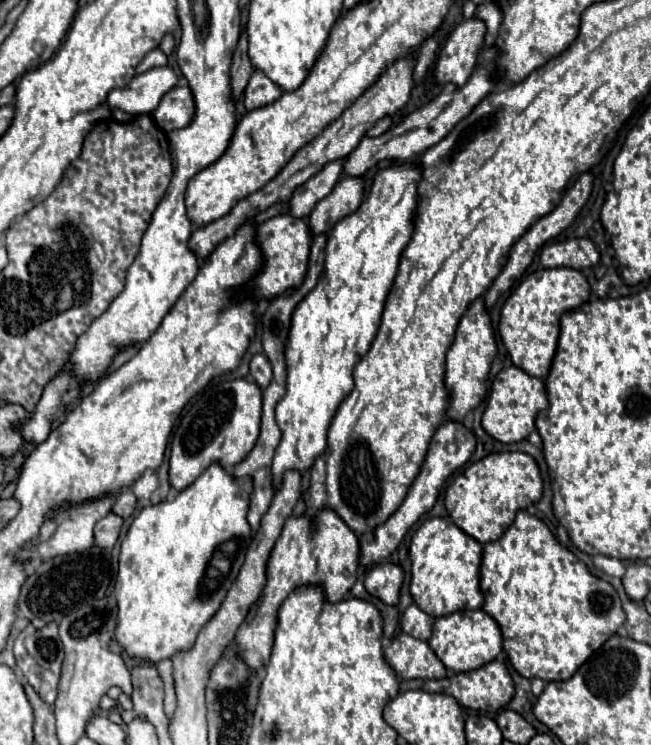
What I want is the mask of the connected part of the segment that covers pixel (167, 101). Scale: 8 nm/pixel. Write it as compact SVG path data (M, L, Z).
M174 86L170 92L166 92L160 100L160 104L154 110L154 122L164 130L176 130L184 128L194 114L194 100L188 86Z

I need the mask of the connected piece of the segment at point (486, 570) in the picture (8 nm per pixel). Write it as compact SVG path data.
M526 510L518 512L502 538L484 546L480 590L484 594L482 610L498 622L508 660L524 678L542 678L548 682L568 680L626 620L616 590L592 576L570 550L556 542L548 526Z

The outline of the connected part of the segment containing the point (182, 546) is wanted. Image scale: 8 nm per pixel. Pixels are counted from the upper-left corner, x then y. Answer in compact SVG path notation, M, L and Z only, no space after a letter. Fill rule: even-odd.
M214 462L172 502L146 506L134 518L122 540L120 570L114 586L118 602L116 640L130 656L156 664L164 658L172 658L178 650L192 648L198 632L220 608L244 564L246 548L252 540L252 530L246 520L252 490L250 480L236 478L230 470L224 470L222 464Z

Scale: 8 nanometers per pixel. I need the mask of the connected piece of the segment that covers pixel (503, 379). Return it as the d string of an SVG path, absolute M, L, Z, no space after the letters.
M510 366L506 370L500 370L498 376L492 382L492 390L486 402L486 410L482 414L482 428L498 442L510 444L510 442L520 442L528 438L530 432L536 430L534 418L540 410L548 406L546 400L546 388L542 378L528 376L516 366Z

